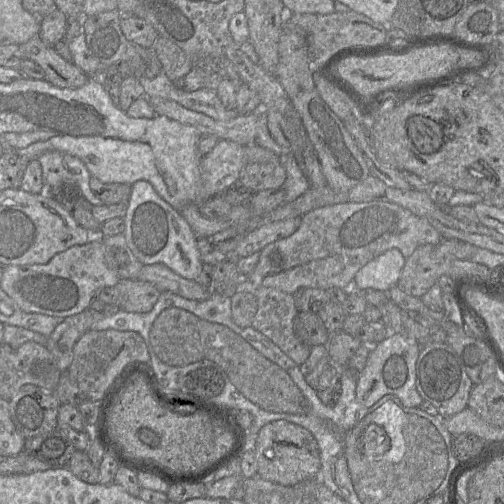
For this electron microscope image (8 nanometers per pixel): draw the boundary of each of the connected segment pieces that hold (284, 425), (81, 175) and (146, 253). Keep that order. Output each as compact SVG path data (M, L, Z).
M286 420L263 426L254 442L257 476L281 486L293 486L318 477L321 462L317 441L305 428Z
M47 151L37 159L42 166L44 189L63 183L75 183L91 205L104 205L90 188L91 174L82 160L59 151Z
M148 181L131 185L124 224L127 246L143 265L163 264L179 276L196 281L202 269L196 236L180 212L163 200Z

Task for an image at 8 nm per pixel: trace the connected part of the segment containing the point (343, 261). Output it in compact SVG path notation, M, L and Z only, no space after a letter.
M392 202L324 206L301 216L293 234L266 245L247 280L254 288L269 287L292 295L301 288L348 290L356 273L387 250L398 249L407 259L420 245L437 245L441 239L426 219Z

